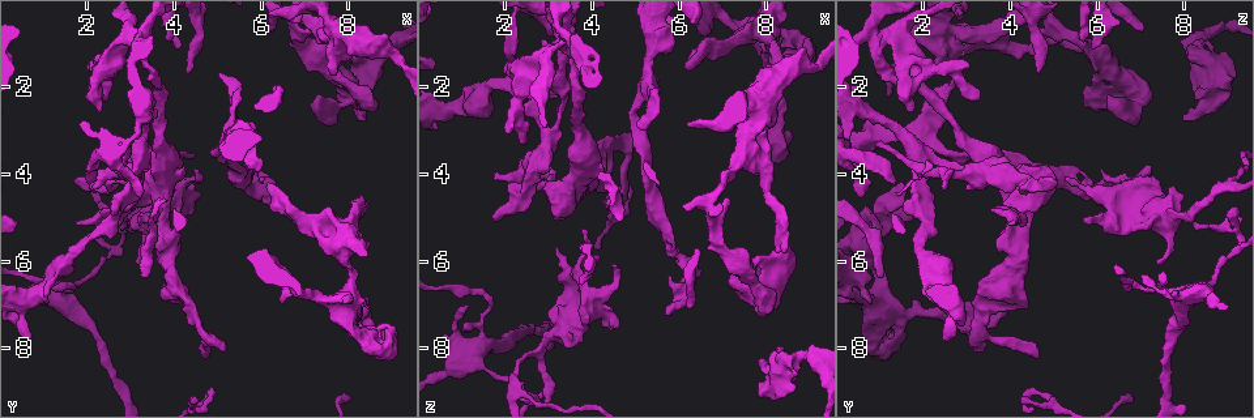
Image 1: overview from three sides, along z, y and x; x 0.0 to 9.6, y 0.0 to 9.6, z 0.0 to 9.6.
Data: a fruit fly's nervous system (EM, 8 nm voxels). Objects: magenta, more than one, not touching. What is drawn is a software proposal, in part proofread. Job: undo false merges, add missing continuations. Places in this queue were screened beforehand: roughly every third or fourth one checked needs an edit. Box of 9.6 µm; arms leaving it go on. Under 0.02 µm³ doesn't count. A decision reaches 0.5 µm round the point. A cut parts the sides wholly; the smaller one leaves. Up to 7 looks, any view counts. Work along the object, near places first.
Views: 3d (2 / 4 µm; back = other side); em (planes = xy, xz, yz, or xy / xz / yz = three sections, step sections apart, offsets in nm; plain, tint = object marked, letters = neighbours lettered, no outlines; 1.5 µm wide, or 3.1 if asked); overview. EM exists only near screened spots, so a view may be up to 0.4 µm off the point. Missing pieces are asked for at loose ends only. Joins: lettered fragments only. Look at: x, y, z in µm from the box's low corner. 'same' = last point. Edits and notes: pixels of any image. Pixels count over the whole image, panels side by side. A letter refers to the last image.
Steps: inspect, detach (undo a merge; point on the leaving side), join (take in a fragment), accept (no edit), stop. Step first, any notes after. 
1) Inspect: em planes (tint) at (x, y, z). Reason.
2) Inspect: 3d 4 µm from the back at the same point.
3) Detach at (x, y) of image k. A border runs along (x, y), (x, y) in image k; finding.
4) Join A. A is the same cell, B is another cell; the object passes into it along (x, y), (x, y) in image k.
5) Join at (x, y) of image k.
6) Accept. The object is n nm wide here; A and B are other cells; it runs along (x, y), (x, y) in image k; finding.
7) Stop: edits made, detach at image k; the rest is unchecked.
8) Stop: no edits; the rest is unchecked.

Inspect: 3d 4 µm at (9.05, 1.15, 8.15). Narrows sharply.

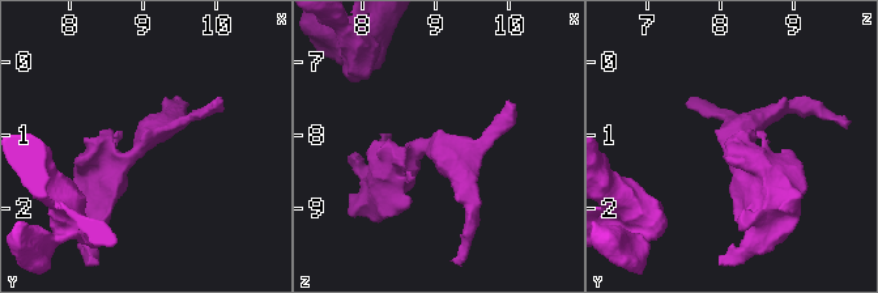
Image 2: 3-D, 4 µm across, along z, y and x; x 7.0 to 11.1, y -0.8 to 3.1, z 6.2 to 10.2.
Inspect: em planes (plain) at (9.00, 1.10, 8.20). The arms are 300, 460 nm wide; need the tissue.

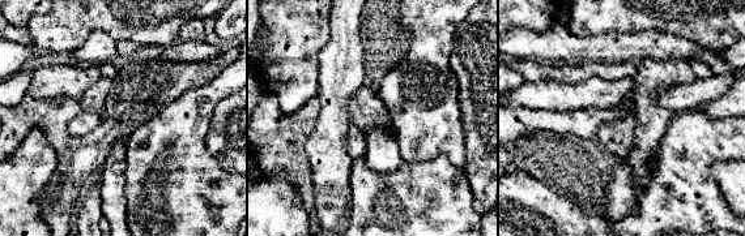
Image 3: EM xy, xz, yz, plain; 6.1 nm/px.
Inspect: em planes (letters) at the same point.

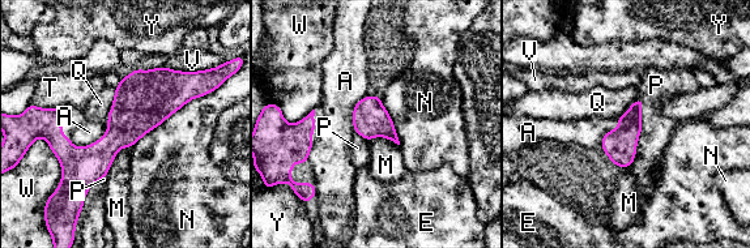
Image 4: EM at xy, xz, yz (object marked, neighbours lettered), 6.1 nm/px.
Accept. The longest contact is with N, 600 nm; A, E, M, N, P, Q, T, V, W and Y are other cells; a border runs along (128, 146), (116, 153), (105, 175) in image 4; continuous, no second cell.

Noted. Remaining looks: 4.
Inspect: em planes (letters) at (2.65, 4.10, 4.10). Three-way junction.

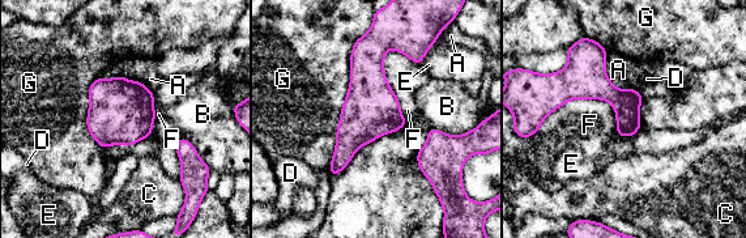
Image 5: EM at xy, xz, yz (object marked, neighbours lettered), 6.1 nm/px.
Accept. The object is 170 nm wide here; the longest contact is with G, 700 nm; A, B, C, D, E, F and G are other cells; all the same cell.

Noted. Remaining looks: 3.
Inspect: em yz step 8 (letters) at (0.65, 7.85, 2.50). Branch stops here.

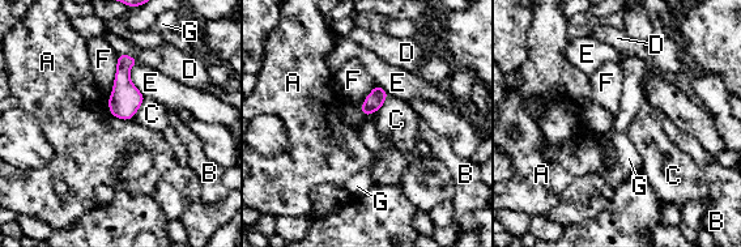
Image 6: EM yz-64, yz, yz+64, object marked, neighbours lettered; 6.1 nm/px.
Accept. A, B, C, D, E, F and G are other cells; a border runs along (107, 98), (114, 115), (131, 119) in image 6; no lettered fragment goes on from it.

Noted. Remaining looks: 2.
Stop: no edits; the rest is unchecked.

